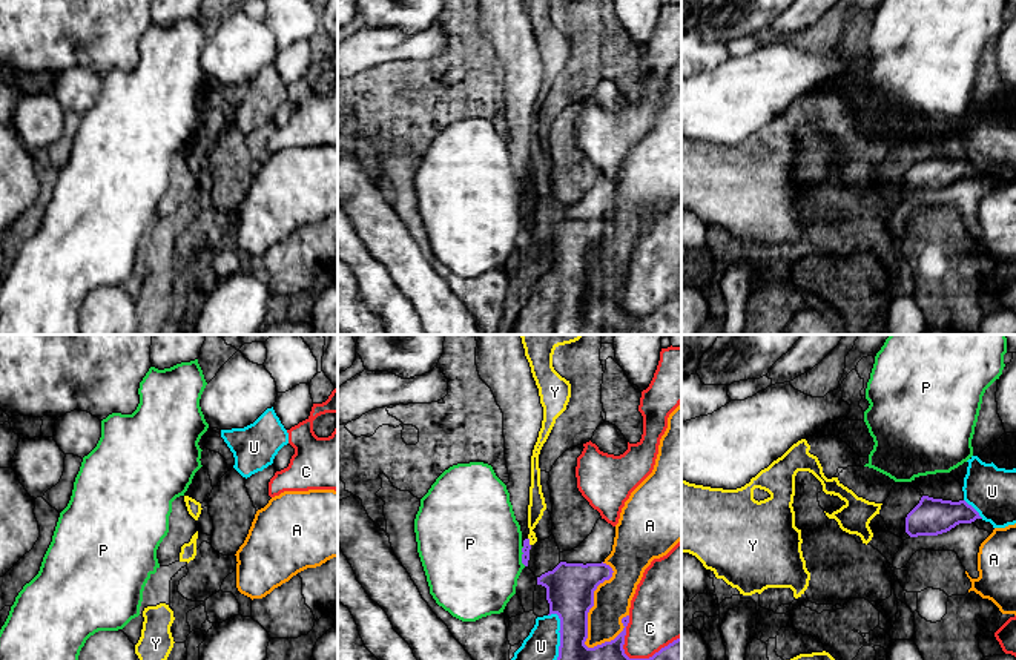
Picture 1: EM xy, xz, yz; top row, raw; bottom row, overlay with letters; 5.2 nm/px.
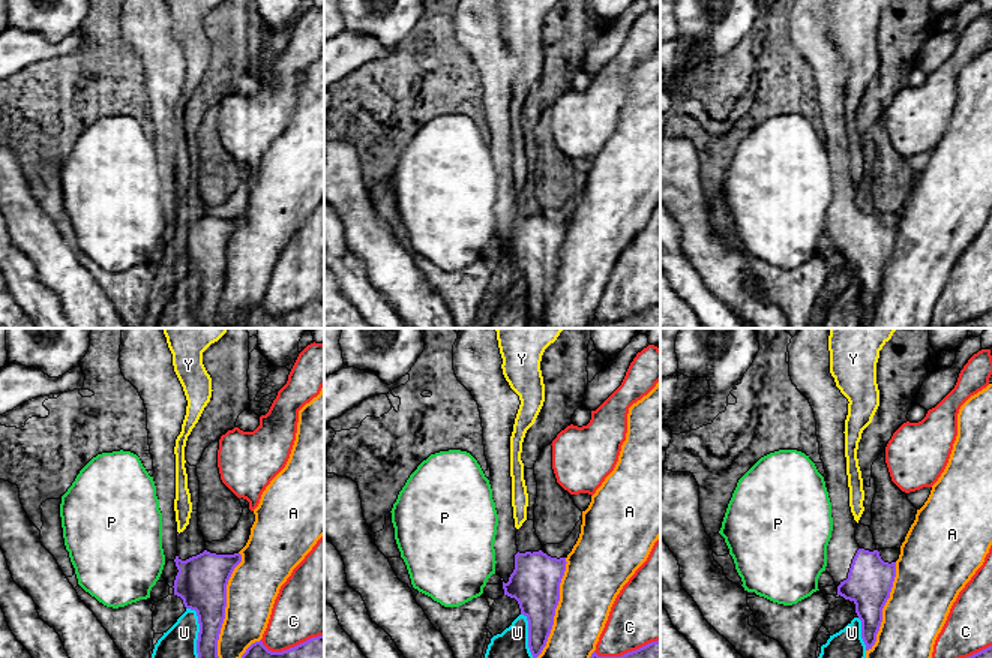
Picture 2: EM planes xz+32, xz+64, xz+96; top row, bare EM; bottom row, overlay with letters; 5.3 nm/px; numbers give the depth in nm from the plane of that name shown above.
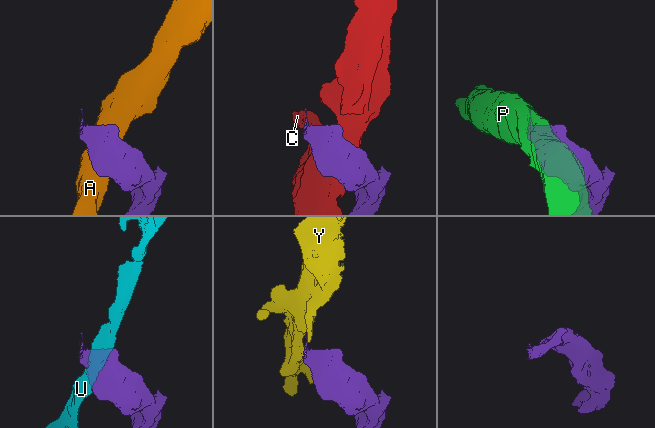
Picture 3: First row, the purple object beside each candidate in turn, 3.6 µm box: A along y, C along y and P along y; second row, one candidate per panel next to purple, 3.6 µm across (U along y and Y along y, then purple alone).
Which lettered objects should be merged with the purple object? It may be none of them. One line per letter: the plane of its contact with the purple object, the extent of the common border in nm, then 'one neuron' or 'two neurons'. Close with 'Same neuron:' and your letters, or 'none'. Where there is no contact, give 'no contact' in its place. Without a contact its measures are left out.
A: meets purple in xz; contact 460 nm long; two neurons
C: meets purple in xz; contact 320 nm long; two neurons
P: meets purple in xz; contact 110 nm long; two neurons
U: meets purple in xz; contact 260 nm long; two neurons
Y: meets purple in xz; contact 50 nm long; two neurons
Same neuron: none

